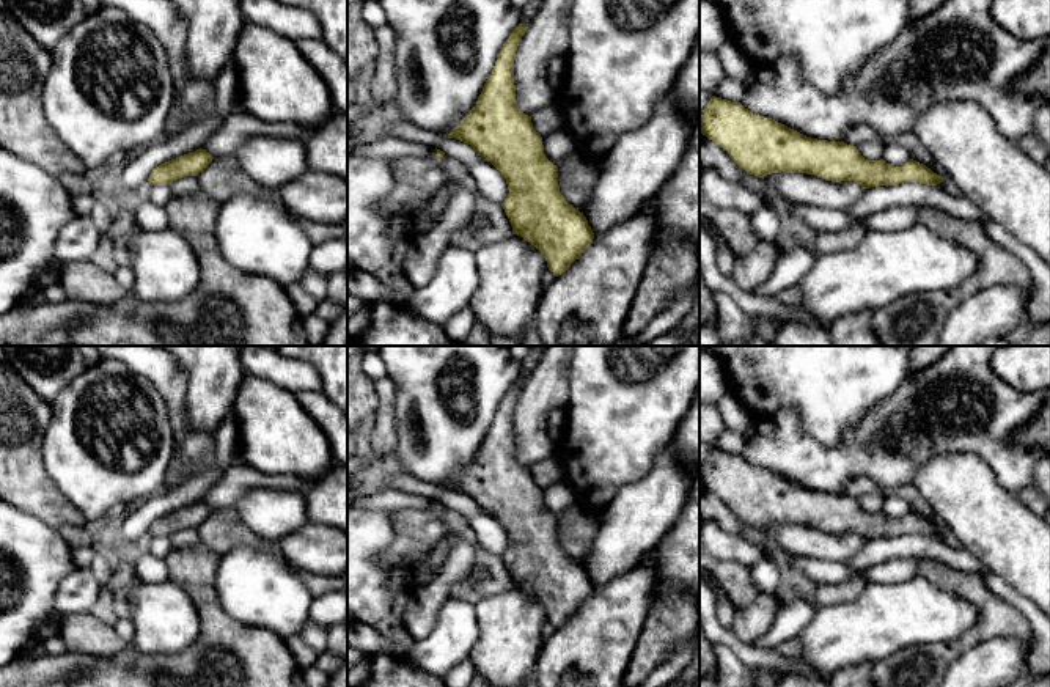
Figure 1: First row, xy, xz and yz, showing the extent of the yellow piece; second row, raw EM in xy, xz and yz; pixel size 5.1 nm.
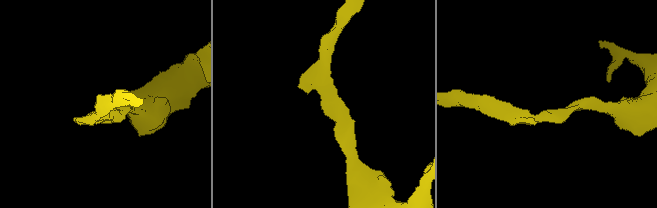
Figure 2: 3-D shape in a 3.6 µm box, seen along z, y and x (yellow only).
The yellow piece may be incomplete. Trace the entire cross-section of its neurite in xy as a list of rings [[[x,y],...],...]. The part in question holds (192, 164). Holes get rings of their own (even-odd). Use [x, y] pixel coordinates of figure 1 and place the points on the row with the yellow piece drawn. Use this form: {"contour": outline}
{"contour": [[[200,148],[156,167],[151,171],[148,182],[151,186],[170,186],[176,179],[198,176],[209,167],[212,159],[214,157],[206,149]]]}

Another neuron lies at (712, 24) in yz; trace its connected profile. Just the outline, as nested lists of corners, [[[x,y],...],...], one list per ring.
[[[699,0],[699,50],[718,52],[729,38],[721,8],[710,0]]]

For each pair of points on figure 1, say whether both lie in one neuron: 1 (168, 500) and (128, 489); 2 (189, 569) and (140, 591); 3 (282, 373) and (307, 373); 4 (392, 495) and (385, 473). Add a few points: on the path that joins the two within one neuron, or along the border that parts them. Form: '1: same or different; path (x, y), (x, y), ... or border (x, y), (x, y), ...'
1: different; border (164, 488), (142, 502)
2: different; border (168, 579), (187, 595), (194, 607)
3: same; path (288, 373), (301, 373)
4: different; border (385, 488), (415, 492), (425, 497)

